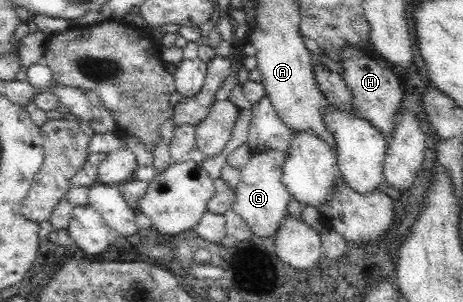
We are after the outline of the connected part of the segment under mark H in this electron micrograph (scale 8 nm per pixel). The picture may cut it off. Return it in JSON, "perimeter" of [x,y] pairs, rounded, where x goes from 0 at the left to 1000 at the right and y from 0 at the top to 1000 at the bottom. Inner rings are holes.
{"perimeter":[[[747,152],[739,172],[737,252],[752,288],[758,318],[758,348],[782,394],[795,397],[799,414],[821,430],[834,457],[842,457],[853,437],[853,377],[868,361],[870,281],[860,248],[838,225],[838,205],[825,192],[799,189],[786,166],[773,166],[767,152]]]}

